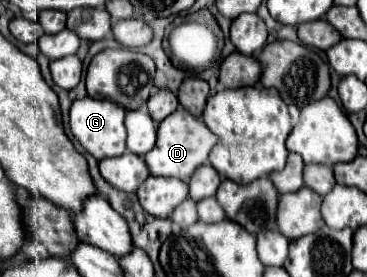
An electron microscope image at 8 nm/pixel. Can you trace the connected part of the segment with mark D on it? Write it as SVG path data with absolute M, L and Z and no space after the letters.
M179 107L175 115L169 115L167 119L163 119L163 123L159 123L157 145L145 155L149 173L155 177L177 177L181 181L189 181L193 171L207 163L207 155L215 145L215 141L217 141L215 135L201 119L193 117L183 107Z

